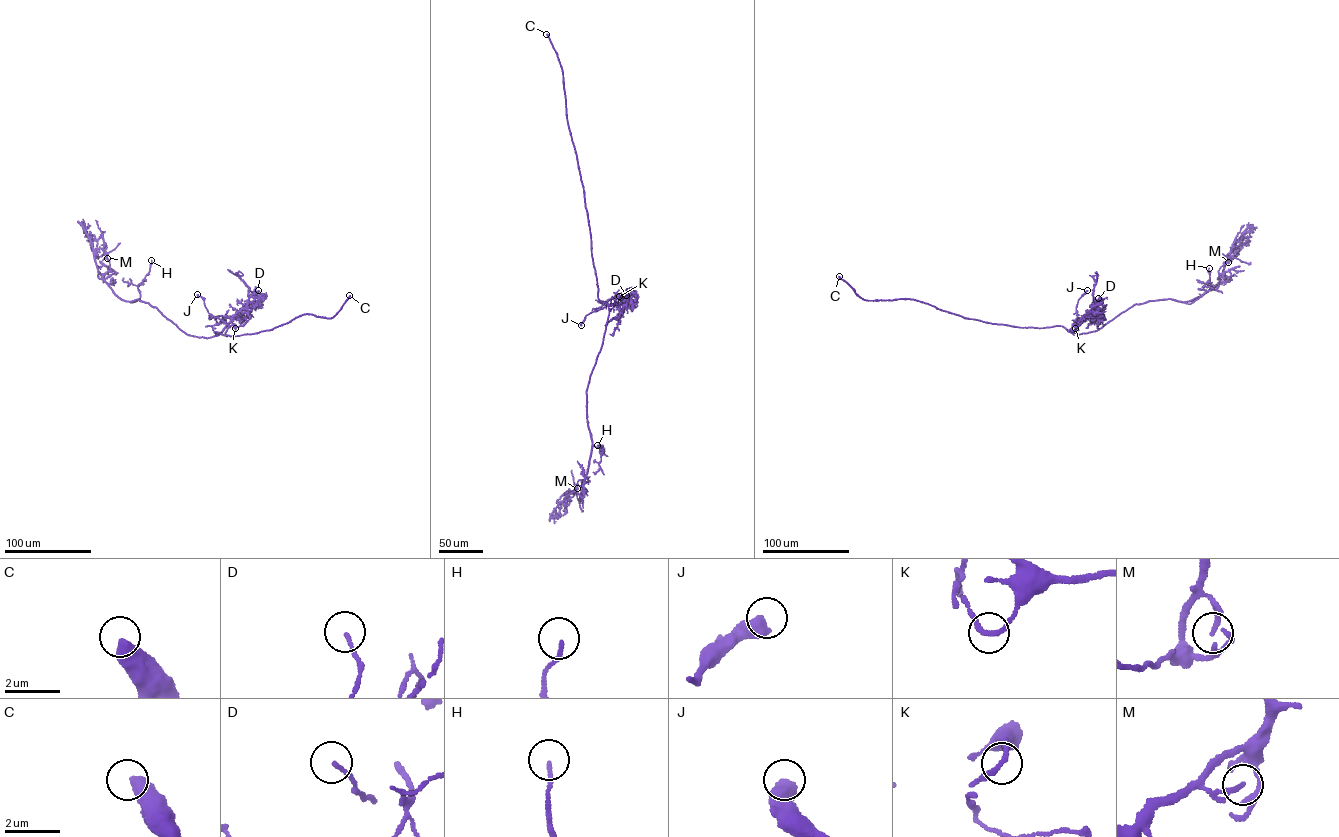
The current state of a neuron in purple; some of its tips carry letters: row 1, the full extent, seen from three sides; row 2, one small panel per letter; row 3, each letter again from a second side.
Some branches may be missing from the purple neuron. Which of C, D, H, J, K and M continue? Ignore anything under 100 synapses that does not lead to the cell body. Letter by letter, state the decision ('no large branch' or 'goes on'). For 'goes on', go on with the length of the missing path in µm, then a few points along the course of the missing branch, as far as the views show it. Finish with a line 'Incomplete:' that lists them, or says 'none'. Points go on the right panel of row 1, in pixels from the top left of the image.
C: goes on; about 300 µm are missing
D: no large branch
H: no large branch
J: no large branch
K: no large branch
M: no large branch
Incomplete: C

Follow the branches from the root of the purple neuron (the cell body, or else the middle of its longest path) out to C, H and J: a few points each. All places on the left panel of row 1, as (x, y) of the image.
C: (216, 335), (214, 331), (232, 336), (257, 333), (304, 314), (331, 318), (349, 295)
H: (216, 335), (188, 335), (155, 307), (137, 299), (130, 302), (140, 298), (137, 285), (149, 271), (151, 260)
J: (216, 335), (226, 324), (209, 313), (197, 294)

